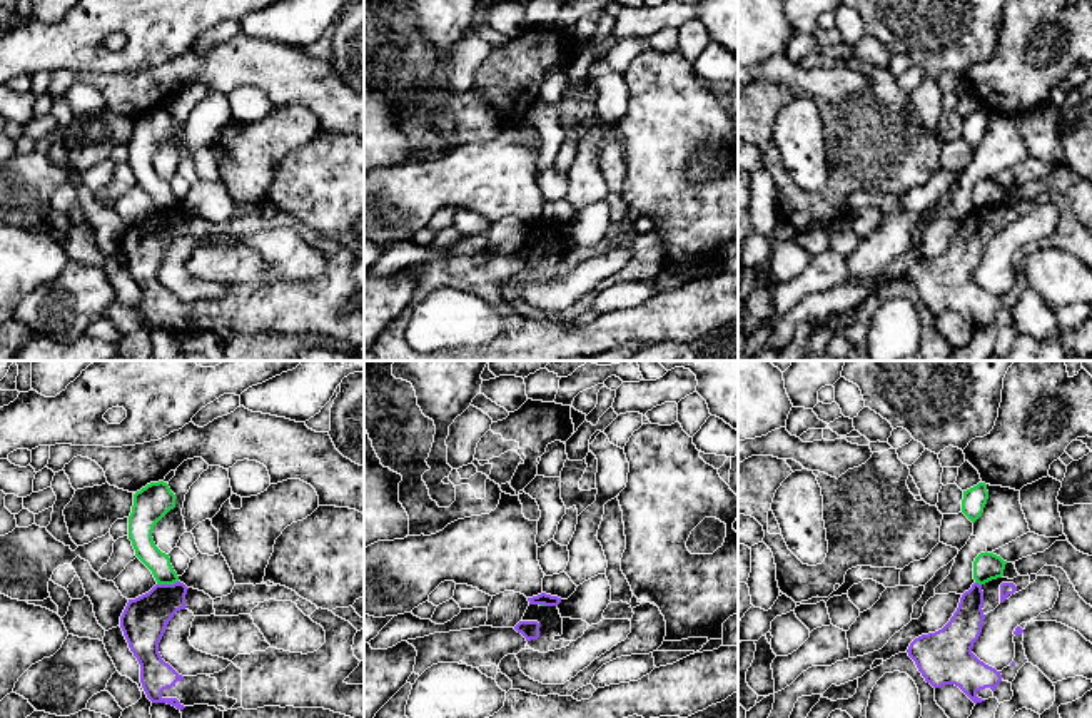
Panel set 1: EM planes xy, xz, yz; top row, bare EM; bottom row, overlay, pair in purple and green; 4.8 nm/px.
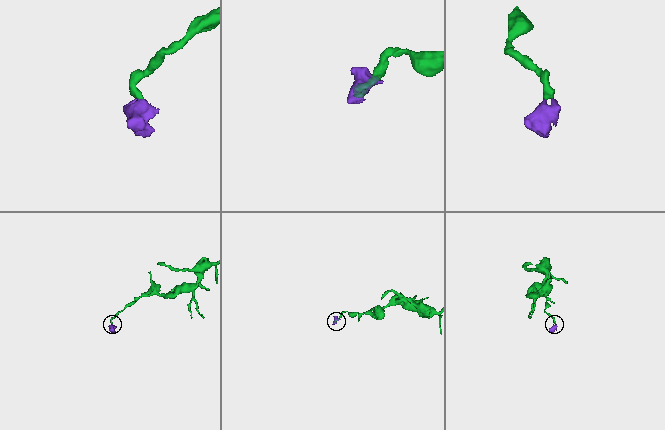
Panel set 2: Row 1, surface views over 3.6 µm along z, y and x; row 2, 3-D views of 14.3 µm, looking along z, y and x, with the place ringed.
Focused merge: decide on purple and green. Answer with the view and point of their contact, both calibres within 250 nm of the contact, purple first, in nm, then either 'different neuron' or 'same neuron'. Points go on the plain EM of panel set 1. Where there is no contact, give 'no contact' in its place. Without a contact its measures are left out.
meets purple in xy at (167, 211); 220 nm thick on the purple side, 110 nm on the other; different neuron

